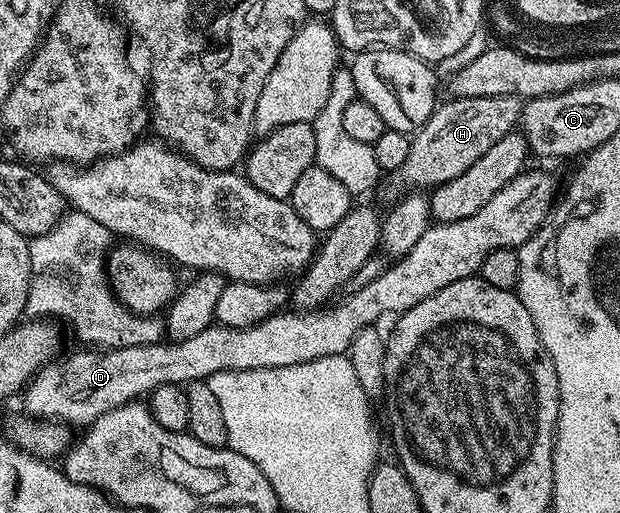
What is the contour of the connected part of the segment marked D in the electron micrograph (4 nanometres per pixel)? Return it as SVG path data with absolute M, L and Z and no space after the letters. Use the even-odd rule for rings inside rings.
M525 170L514 181L510 181L510 185L500 189L490 201L486 201L486 205L482 205L482 209L478 209L474 217L462 217L462 221L449 223L433 222L426 229L426 233L418 237L418 242L414 244L414 249L410 249L410 253L406 253L391 265L385 266L381 276L375 278L370 285L363 286L353 295L343 296L337 307L325 305L314 311L281 309L275 315L266 317L258 325L250 325L242 329L211 325L196 336L180 342L161 341L147 343L141 347L80 349L84 351L76 351L68 356L65 354L47 363L28 382L28 386L22 392L24 407L28 410L25 412L37 420L55 421L58 424L71 425L73 428L80 426L83 428L98 417L102 417L102 413L110 413L110 409L118 409L122 405L139 400L167 383L187 385L206 381L212 374L219 371L278 369L290 365L302 365L331 355L343 356L350 349L354 337L358 337L360 330L379 324L381 322L379 319L383 315L399 316L409 311L414 305L418 305L418 301L426 301L426 297L438 293L438 289L446 289L446 285L454 285L454 281L473 278L479 272L482 261L486 261L486 257L490 257L494 249L507 247L519 249L526 241L530 241L548 222L561 187L562 183L559 183L548 171Z

